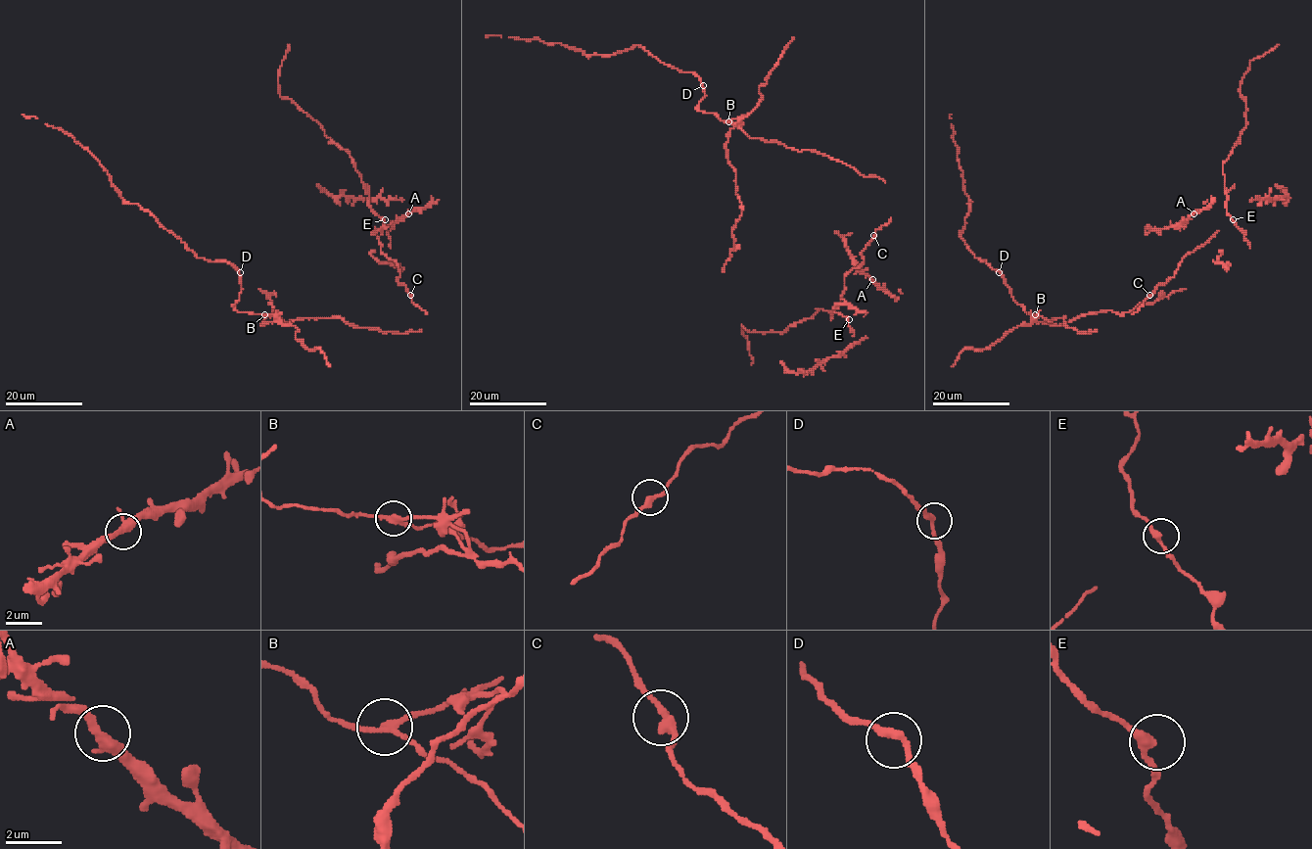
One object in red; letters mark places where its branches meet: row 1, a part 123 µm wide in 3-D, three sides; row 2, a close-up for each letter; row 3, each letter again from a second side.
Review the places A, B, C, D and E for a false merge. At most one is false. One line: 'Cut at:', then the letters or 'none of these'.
Cut at: B

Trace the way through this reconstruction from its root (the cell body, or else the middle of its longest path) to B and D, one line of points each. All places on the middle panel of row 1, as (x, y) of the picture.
B: (832, 159), (815, 151), (787, 148), (773, 140), (750, 137), (728, 121)
D: (832, 159), (815, 151), (787, 148), (773, 140), (750, 137), (714, 114), (697, 111), (705, 95), (703, 85)

